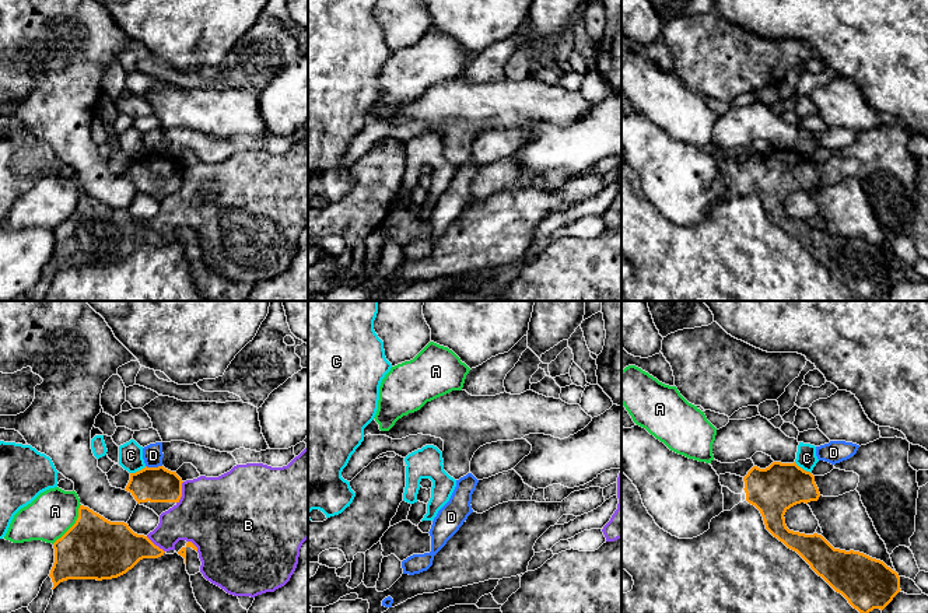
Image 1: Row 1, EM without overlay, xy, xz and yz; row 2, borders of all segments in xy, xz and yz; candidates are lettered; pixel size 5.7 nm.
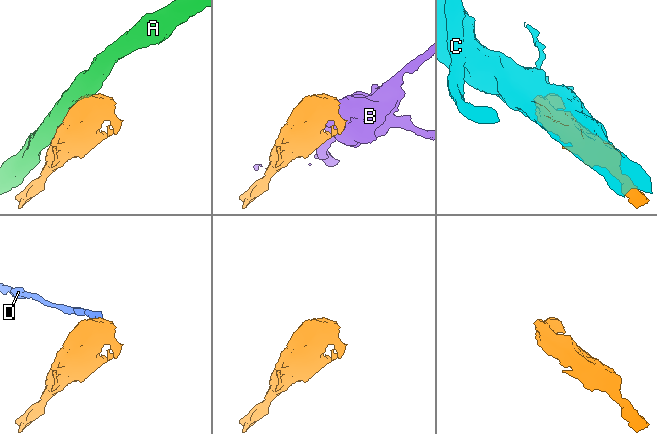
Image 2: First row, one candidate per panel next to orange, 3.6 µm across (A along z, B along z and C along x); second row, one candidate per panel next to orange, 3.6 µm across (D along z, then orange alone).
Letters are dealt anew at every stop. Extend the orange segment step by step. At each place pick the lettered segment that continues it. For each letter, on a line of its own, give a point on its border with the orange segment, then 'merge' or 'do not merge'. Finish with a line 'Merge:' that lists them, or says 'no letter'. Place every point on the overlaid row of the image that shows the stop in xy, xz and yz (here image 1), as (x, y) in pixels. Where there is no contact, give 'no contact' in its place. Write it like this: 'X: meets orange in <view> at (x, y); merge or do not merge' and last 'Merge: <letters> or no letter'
A: meets orange in xy at (73, 525); do not merge
B: meets orange in xy at (181, 493); do not merge
C: meets orange in yz at (801, 468); do not merge
D: meets orange in xy at (154, 468); do not merge
Merge: no letter

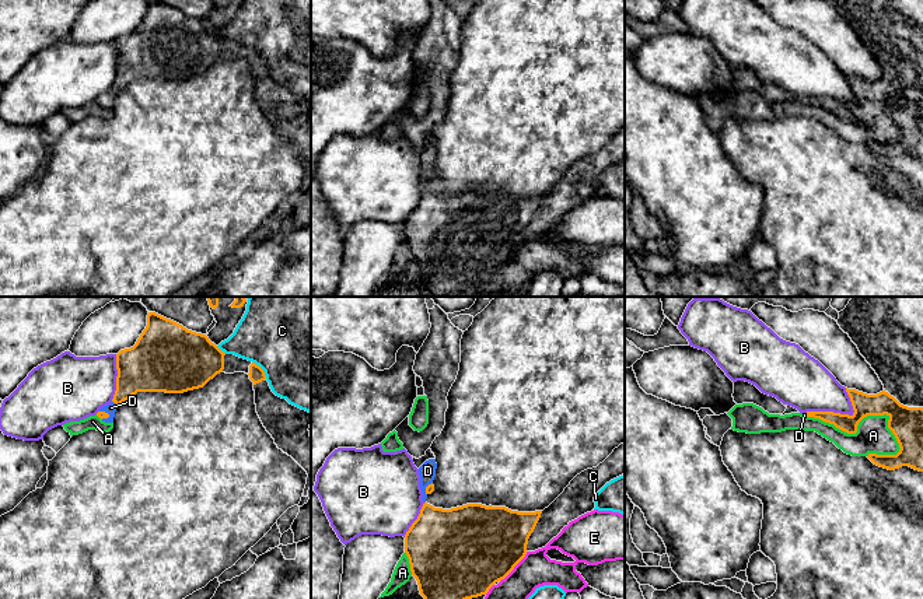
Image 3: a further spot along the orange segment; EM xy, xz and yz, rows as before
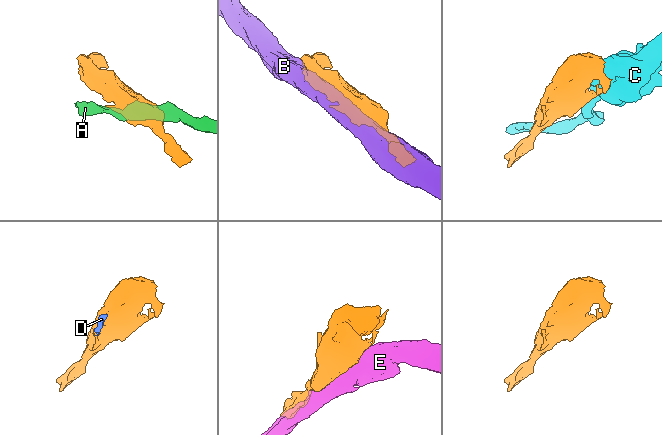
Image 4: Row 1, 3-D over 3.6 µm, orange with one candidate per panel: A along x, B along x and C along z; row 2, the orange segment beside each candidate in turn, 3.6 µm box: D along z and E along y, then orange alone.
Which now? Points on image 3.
A: meets orange in yz at (860, 420); do not merge
B: meets orange in yz at (829, 412); do not merge
C: meets orange in xy at (262, 370); do not merge
D: meets orange in xy at (115, 402); merge
E: meets orange in xz at (514, 566); do not merge
Merge: D

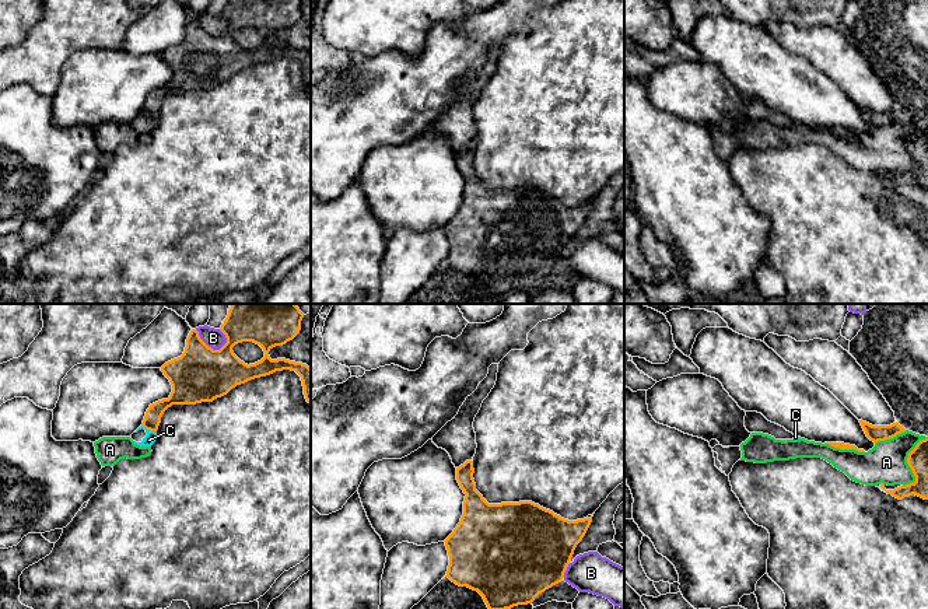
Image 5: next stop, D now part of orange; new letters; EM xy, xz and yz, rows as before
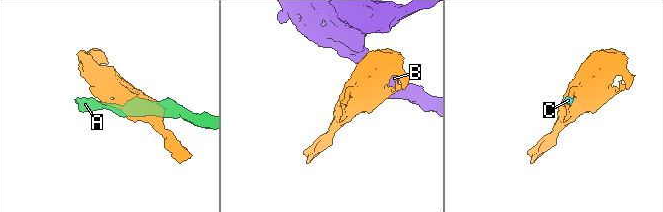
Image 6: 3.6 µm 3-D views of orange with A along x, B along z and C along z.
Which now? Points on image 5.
A: meets orange in yz at (907, 462); do not merge
B: meets orange in xy at (210, 347); do not merge
C: meets orange in xy at (149, 429); merge
Merge: C

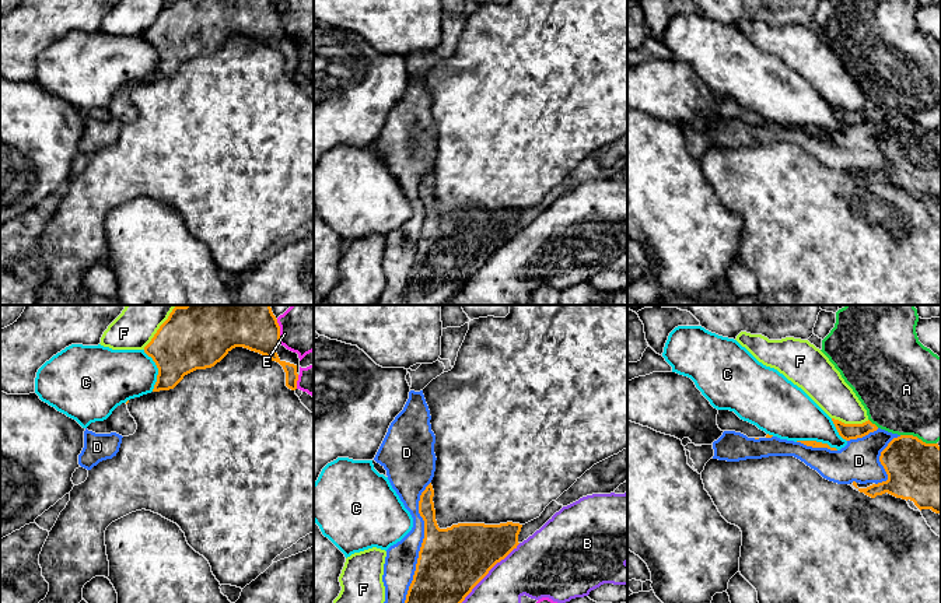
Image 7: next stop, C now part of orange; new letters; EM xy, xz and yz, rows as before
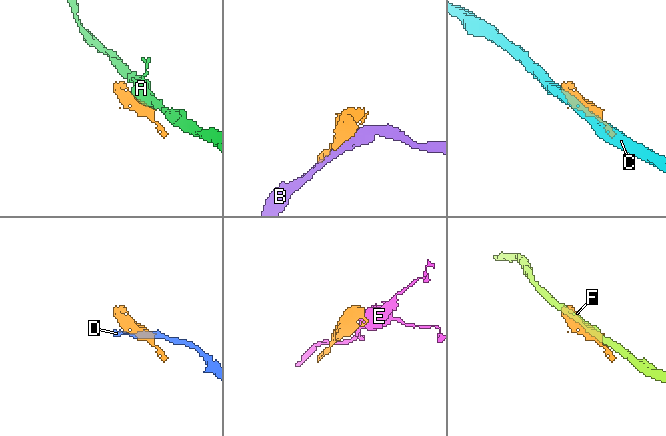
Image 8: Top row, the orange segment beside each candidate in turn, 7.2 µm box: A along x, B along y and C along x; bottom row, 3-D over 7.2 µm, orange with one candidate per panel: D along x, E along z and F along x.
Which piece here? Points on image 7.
A: meets orange in yz at (917, 438); do not merge
B: meets orange in xz at (489, 570); do not merge
C: meets orange in xy at (158, 371); do not merge
D: meets orange in xz at (423, 542); do not merge
E: meets orange in xy at (279, 332); do not merge
F: meets orange in xy at (160, 328); do not merge
Merge: no letter

